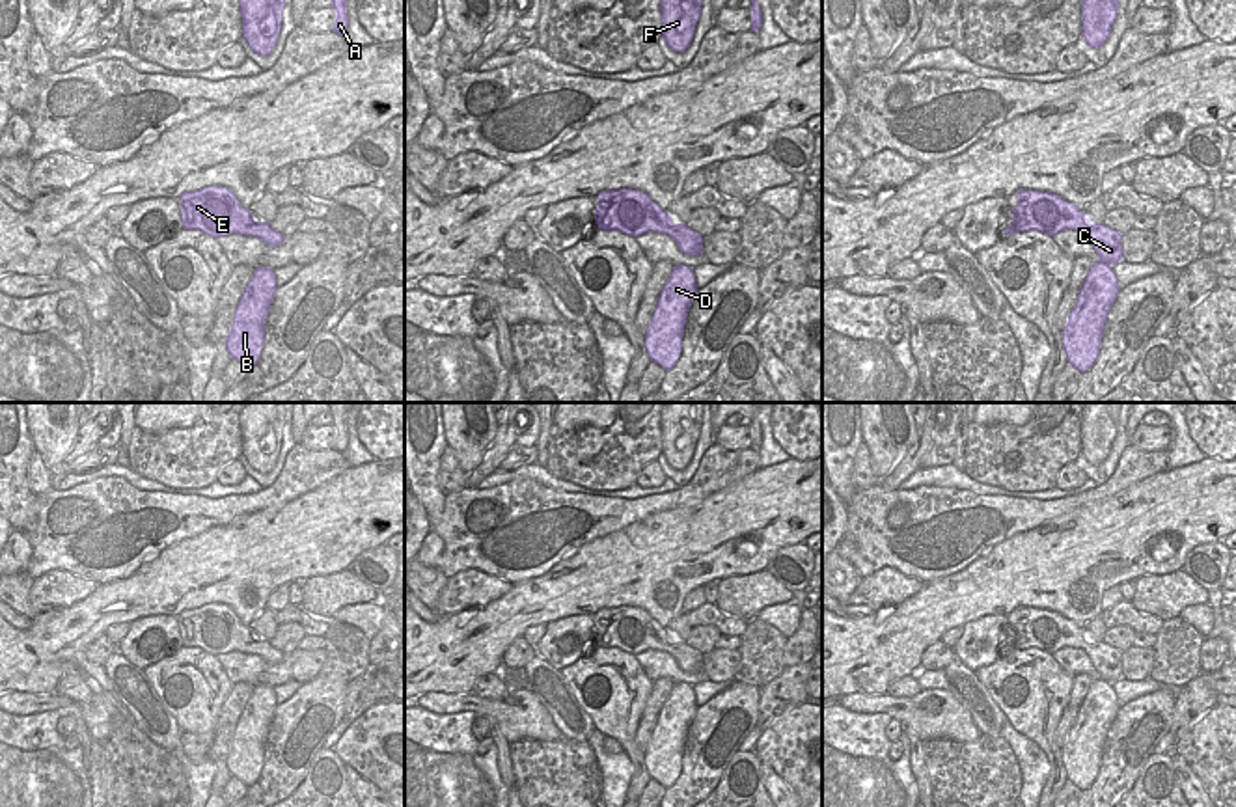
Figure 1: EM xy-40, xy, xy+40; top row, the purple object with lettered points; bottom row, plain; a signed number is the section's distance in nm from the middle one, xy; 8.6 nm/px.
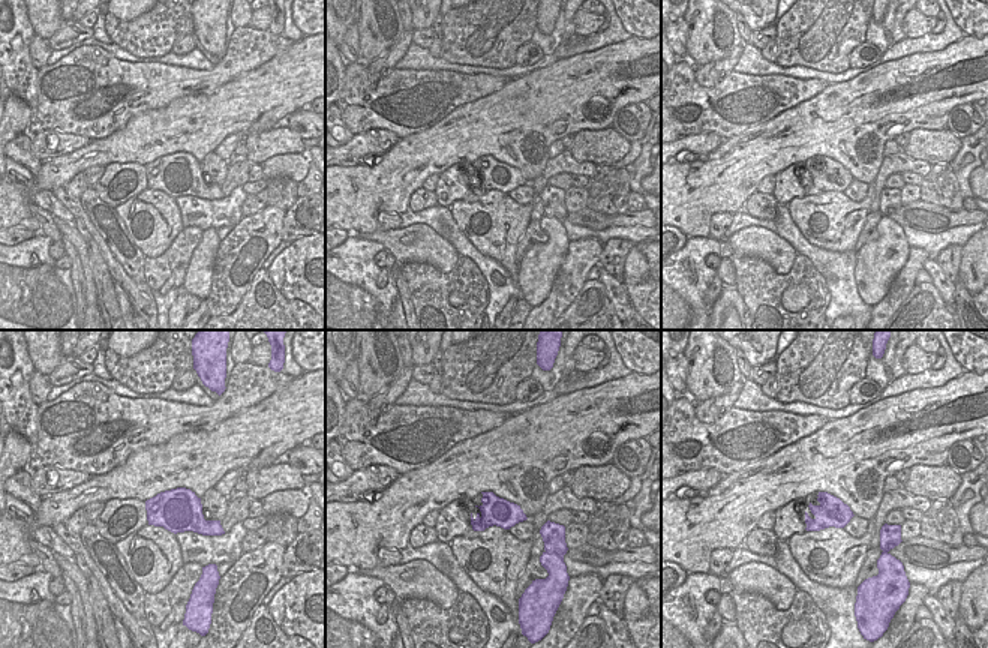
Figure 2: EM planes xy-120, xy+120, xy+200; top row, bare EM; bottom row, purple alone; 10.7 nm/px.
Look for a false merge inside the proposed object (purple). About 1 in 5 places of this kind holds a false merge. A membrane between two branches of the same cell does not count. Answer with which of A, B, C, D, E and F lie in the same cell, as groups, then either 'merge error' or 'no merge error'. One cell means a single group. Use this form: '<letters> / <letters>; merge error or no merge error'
A B C D E F; no merge error

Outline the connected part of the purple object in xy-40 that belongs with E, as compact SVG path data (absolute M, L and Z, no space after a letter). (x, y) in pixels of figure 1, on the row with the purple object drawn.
M226 186L185 192L179 199L183 229L198 229L213 239L239 233L257 237L268 246L278 246L285 239L270 224L255 222L252 212Z

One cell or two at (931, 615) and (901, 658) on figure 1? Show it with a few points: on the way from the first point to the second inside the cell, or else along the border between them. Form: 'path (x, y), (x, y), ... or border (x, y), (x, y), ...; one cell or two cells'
path (920, 627), (901, 647); one cell

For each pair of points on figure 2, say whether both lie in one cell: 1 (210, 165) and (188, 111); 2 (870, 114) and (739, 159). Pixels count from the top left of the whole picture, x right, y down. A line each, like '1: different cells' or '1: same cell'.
1: different cells
2: same cell

